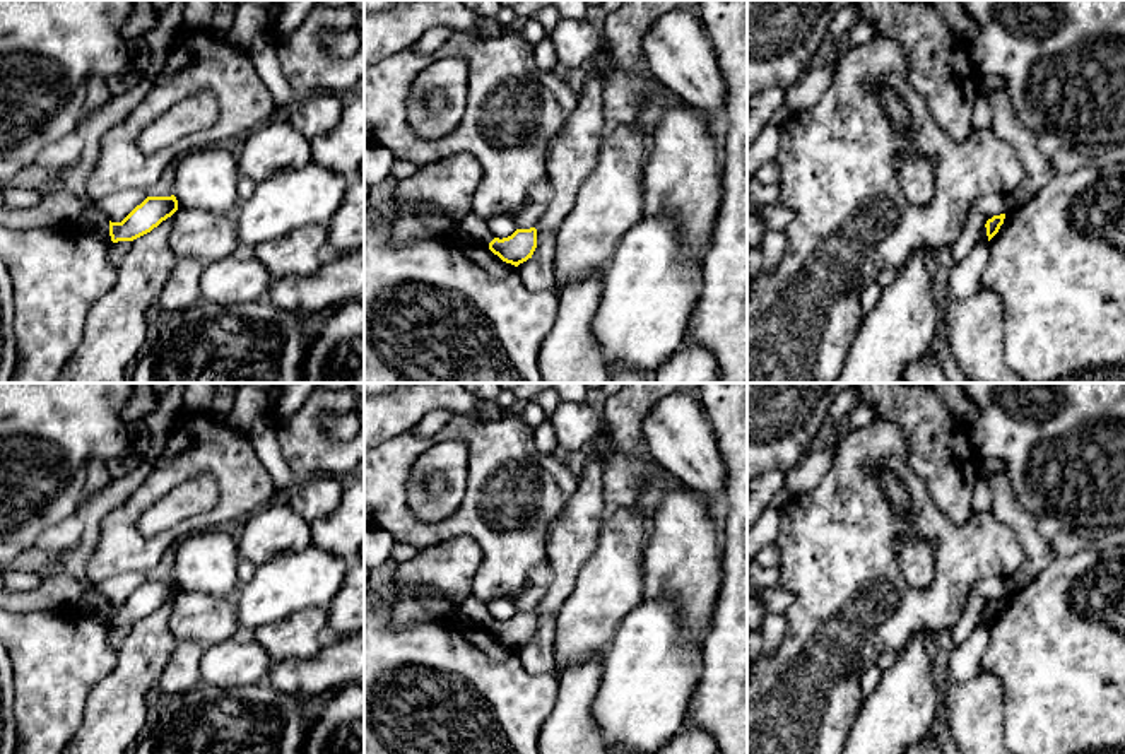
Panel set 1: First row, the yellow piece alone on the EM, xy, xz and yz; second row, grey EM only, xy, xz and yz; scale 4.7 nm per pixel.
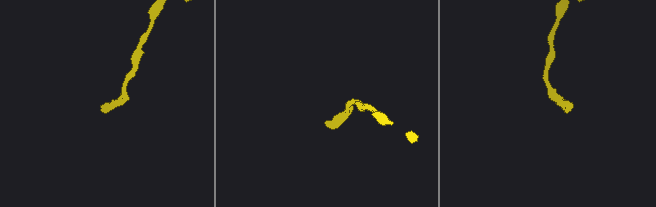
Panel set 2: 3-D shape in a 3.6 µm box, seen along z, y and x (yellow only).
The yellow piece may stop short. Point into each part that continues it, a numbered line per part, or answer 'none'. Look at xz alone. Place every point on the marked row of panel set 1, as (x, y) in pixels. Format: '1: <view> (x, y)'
1: xz (472, 228)

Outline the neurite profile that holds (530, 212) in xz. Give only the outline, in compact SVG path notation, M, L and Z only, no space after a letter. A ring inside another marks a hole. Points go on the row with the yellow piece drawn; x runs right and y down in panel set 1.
M525 202L523 207L513 215L516 229L535 227L545 212L545 203Z

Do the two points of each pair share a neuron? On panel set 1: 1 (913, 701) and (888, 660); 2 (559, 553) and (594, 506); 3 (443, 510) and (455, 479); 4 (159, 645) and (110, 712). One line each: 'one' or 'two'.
1: two
2: one
3: one
4: one

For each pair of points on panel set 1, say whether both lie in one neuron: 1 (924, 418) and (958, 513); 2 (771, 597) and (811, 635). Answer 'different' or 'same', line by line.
1: same
2: different

